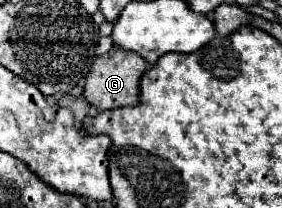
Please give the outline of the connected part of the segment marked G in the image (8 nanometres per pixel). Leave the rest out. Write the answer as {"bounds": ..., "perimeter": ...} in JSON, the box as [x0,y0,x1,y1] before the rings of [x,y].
{"bounds":[83,47,147,111],"perimeter":[[[113,47],[107,55],[97,57],[95,63],[91,65],[91,71],[83,87],[83,97],[87,99],[87,103],[91,103],[99,111],[139,105],[139,85],[145,69],[147,69],[147,63],[139,55],[131,55],[131,51],[115,51]]]}

